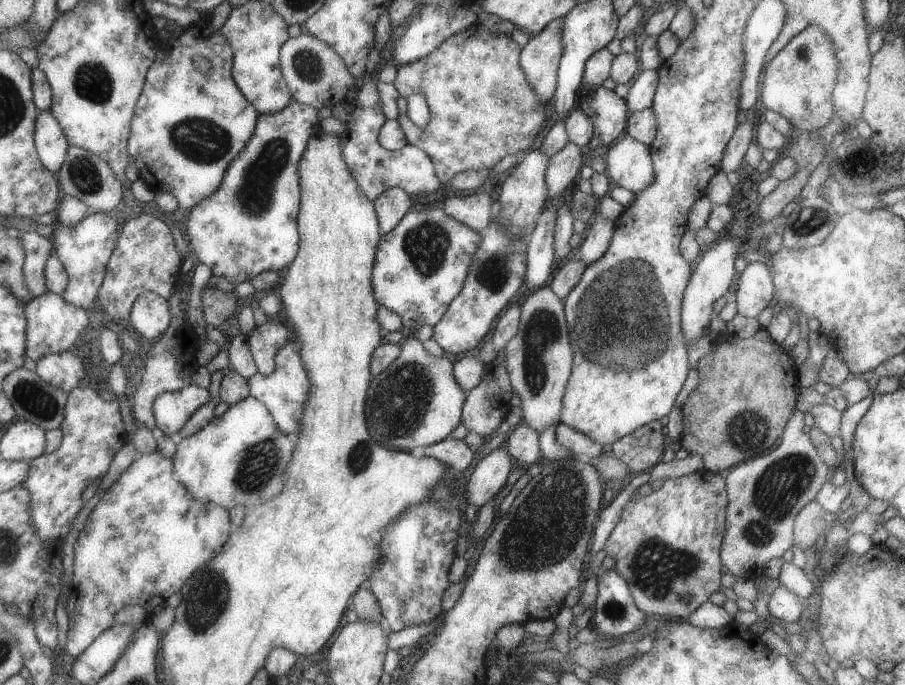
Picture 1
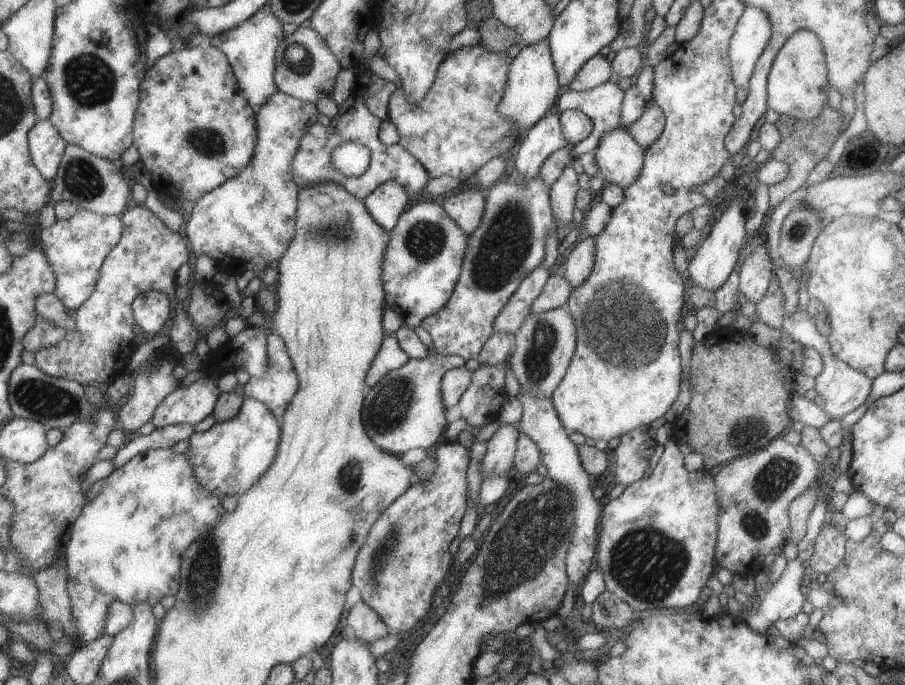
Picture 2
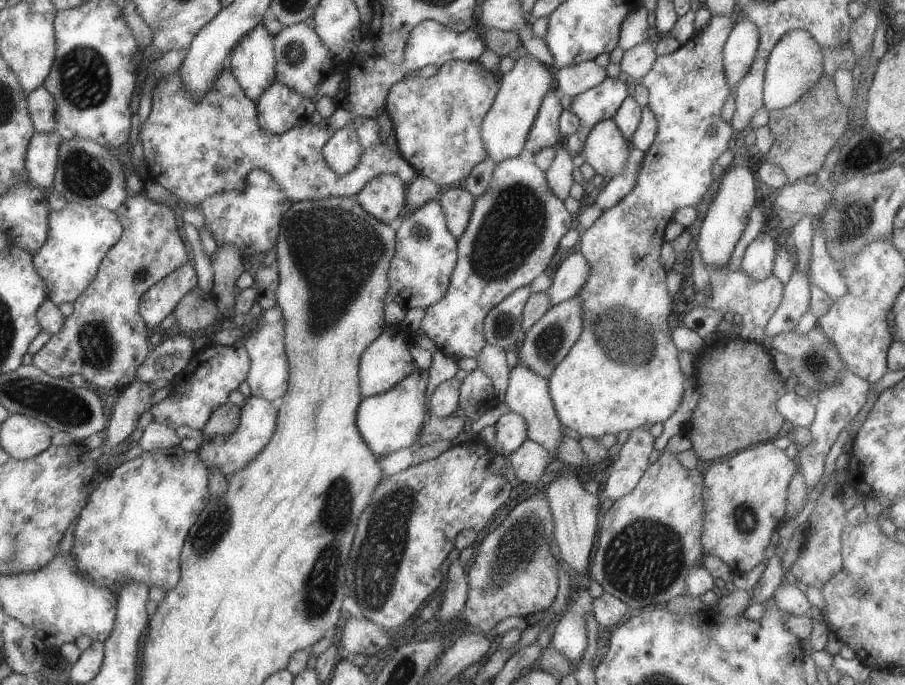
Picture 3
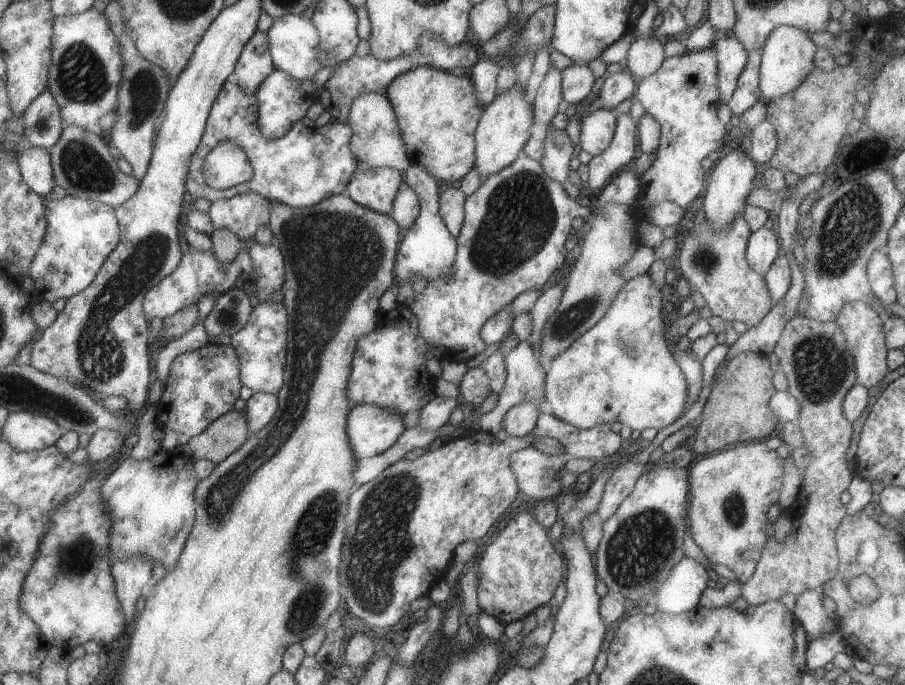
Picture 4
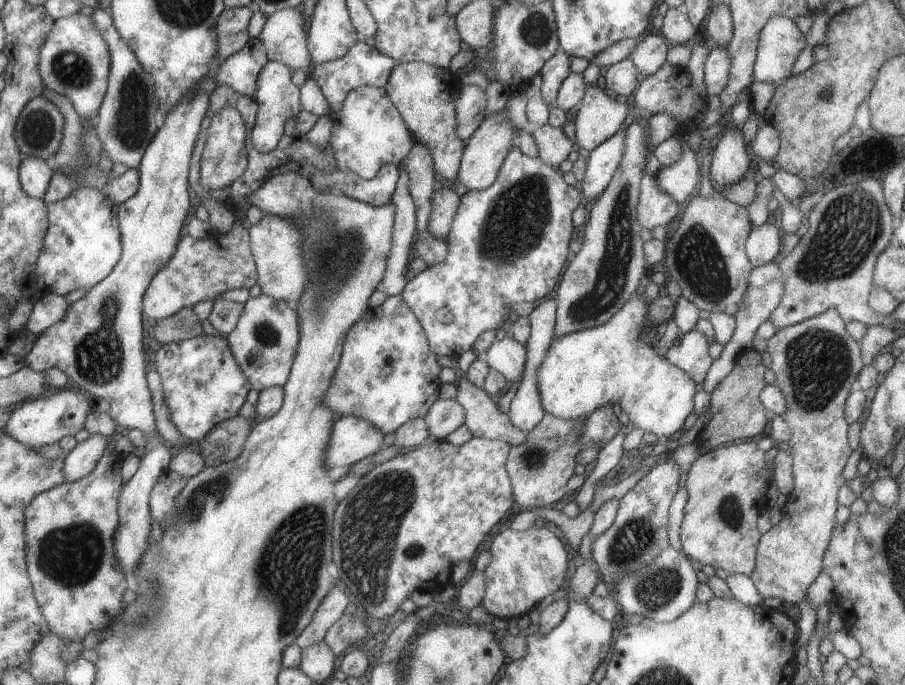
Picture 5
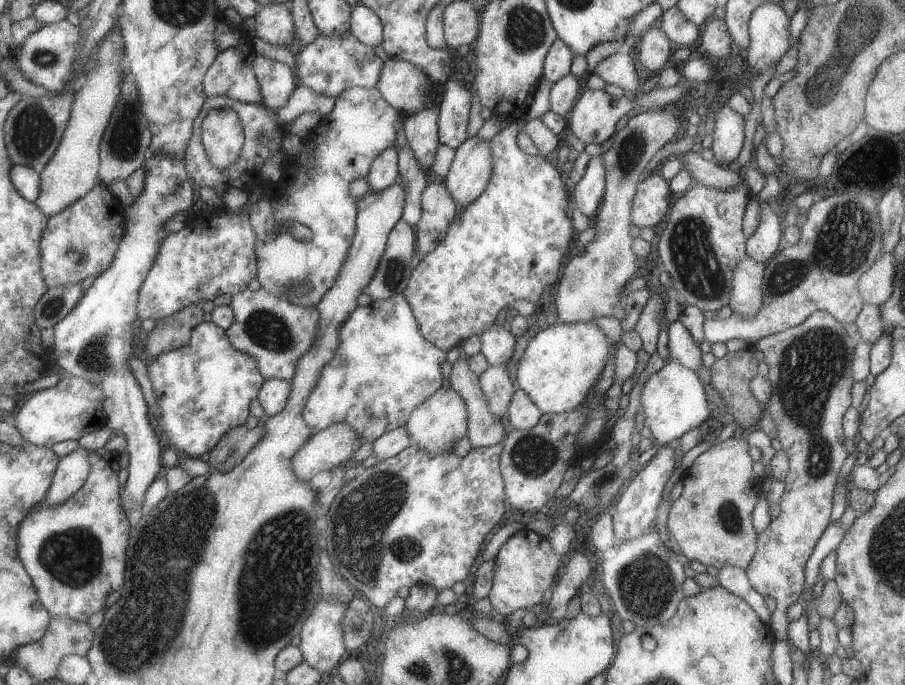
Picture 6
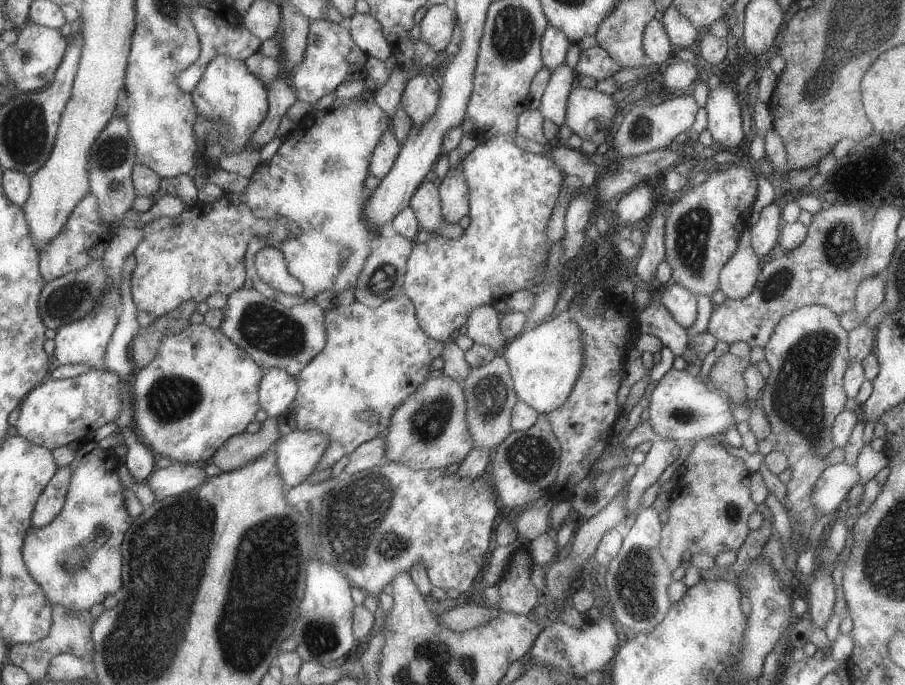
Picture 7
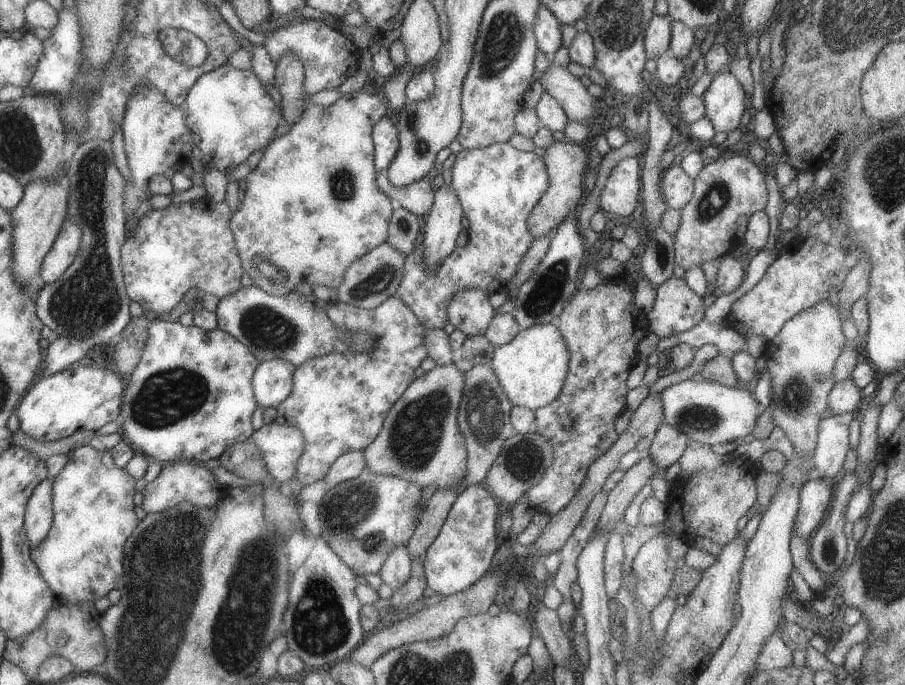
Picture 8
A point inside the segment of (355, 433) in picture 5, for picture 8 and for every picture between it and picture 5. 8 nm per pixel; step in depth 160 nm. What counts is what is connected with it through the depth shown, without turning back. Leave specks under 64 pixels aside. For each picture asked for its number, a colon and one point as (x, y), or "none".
6: (331, 446)
7: (296, 454)
8: (279, 445)

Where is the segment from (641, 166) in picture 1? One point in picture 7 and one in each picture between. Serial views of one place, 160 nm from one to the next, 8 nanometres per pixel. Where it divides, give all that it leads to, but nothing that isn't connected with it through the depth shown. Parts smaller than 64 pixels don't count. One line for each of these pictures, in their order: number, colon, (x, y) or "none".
2: (619, 159)
3: (605, 148)
4: (596, 128)
5: (599, 116)
6: (595, 113)
7: (588, 110)

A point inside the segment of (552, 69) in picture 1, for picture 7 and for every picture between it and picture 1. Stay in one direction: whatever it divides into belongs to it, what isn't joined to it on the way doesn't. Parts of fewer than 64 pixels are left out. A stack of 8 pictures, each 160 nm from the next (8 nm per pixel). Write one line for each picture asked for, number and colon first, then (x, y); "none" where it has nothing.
2: (532, 89)
3: (504, 128)
4: (503, 128)
5: (484, 151)
6: (469, 171)
7: (452, 192)

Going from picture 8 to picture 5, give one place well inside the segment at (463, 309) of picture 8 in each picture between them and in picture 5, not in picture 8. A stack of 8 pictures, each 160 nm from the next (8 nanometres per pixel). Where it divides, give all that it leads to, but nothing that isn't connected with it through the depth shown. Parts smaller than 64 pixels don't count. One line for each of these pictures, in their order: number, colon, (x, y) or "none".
5: (506, 356)
6: (496, 344)
7: (482, 325)

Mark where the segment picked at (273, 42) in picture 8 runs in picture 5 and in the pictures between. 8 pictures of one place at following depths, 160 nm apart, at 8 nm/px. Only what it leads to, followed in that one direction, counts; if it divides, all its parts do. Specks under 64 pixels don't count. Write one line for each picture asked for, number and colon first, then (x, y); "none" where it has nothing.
5: (361, 65)
6: (330, 64)
7: (331, 58)

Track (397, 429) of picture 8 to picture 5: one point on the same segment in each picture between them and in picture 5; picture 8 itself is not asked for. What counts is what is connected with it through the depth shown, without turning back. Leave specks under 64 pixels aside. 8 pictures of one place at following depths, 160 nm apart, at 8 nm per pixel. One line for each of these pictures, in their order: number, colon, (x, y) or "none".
5: (444, 416)
6: (435, 425)
7: (427, 431)

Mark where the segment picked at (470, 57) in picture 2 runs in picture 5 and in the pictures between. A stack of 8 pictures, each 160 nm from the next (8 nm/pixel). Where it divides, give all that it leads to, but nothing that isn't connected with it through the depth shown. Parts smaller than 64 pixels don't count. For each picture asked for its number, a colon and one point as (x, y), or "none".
3: (436, 121)
4: (437, 112)
5: (424, 96)

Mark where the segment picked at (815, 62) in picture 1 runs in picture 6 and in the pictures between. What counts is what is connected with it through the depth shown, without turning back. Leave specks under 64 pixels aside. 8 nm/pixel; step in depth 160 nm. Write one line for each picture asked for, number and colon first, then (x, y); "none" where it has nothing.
2: (796, 86)
3: (794, 65)
4: (787, 54)
5: (779, 43)
6: (768, 28)

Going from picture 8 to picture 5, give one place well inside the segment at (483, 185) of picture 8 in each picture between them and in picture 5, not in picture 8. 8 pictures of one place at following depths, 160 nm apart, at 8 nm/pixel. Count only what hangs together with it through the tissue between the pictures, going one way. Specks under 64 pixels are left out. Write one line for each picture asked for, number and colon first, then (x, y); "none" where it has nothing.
5: (507, 244)
6: (508, 244)
7: (510, 193)

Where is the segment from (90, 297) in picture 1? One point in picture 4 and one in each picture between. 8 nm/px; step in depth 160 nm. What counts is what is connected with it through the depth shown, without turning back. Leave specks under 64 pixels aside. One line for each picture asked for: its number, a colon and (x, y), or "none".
2: (77, 248)
3: (80, 237)
4: (82, 234)

